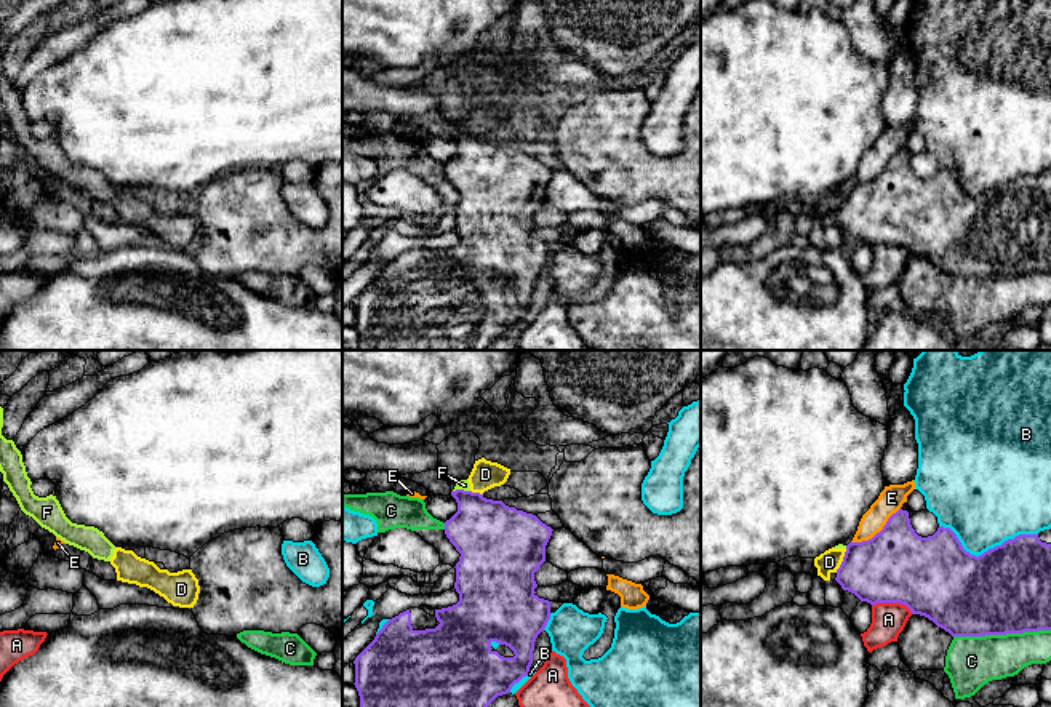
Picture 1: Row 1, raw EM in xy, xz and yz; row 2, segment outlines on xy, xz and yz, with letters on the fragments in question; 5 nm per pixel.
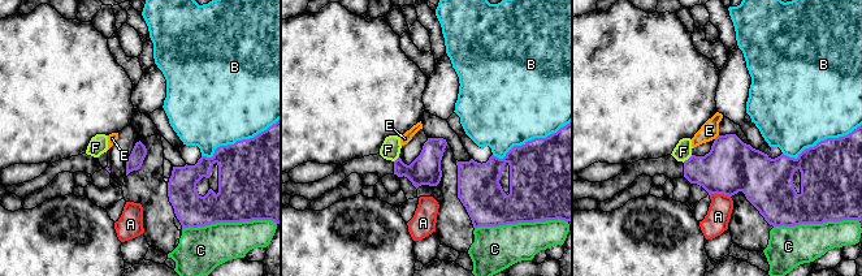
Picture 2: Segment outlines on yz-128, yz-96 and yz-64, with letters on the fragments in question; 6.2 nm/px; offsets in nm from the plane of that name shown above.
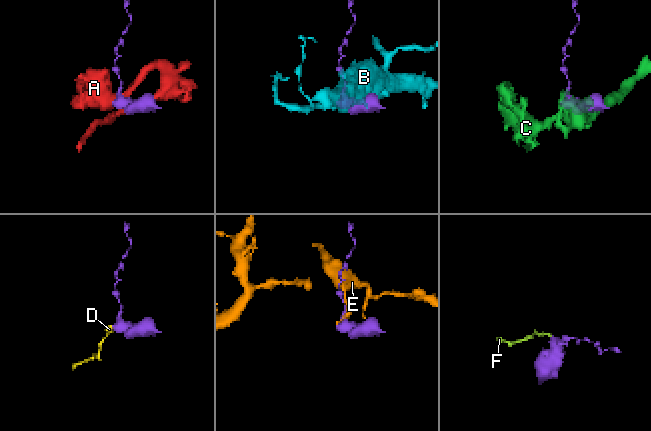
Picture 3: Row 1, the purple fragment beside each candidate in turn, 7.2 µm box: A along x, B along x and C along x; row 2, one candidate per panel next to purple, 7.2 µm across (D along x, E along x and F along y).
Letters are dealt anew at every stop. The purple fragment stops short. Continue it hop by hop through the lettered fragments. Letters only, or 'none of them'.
none of them

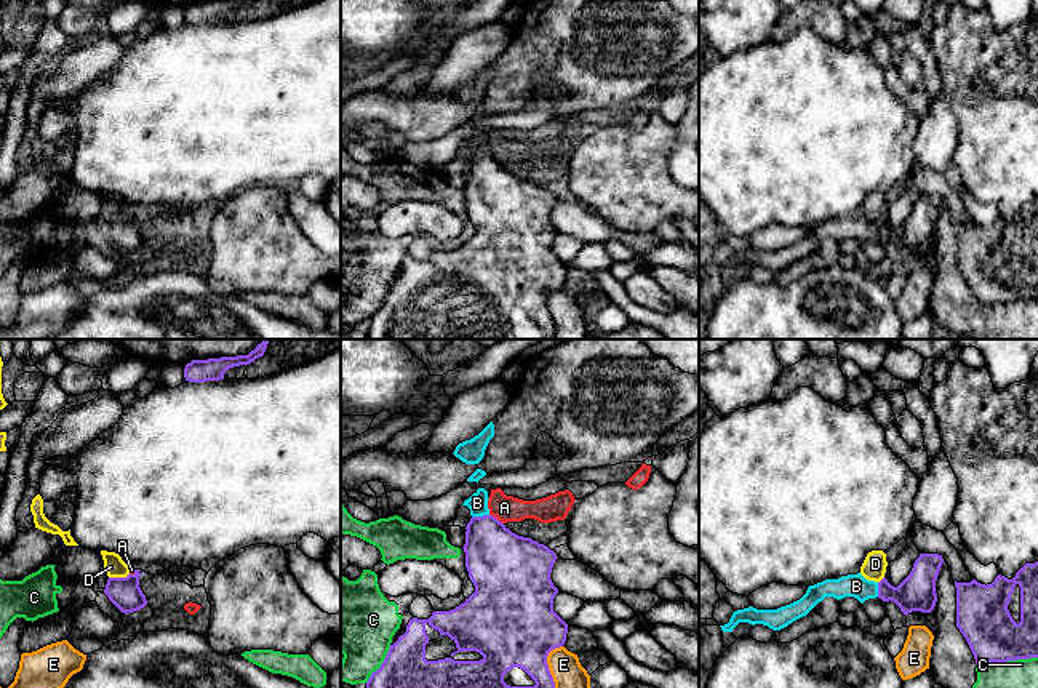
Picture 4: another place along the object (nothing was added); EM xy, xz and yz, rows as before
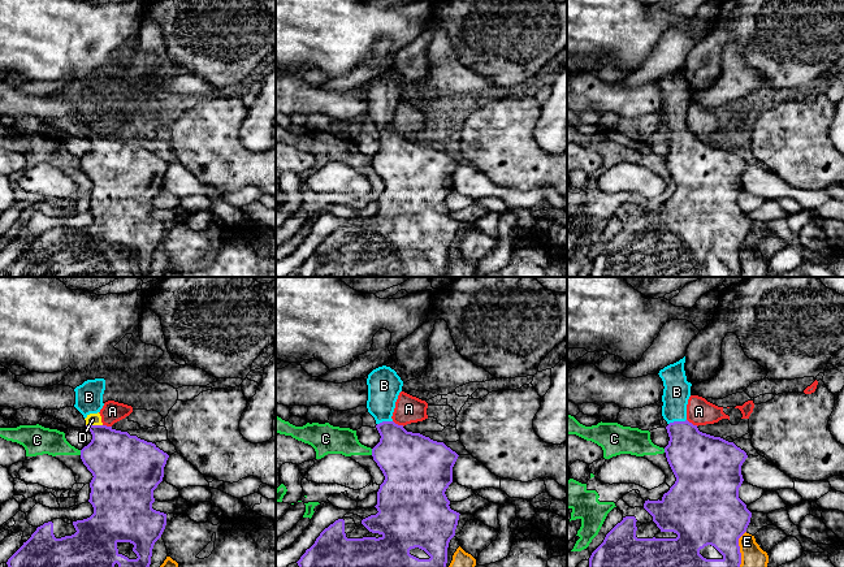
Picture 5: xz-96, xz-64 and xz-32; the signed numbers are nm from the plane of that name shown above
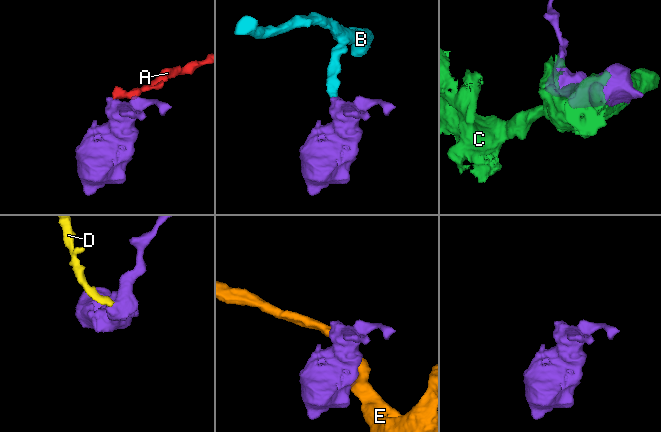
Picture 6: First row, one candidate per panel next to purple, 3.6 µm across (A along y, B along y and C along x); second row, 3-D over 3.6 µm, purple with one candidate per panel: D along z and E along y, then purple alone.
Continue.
B

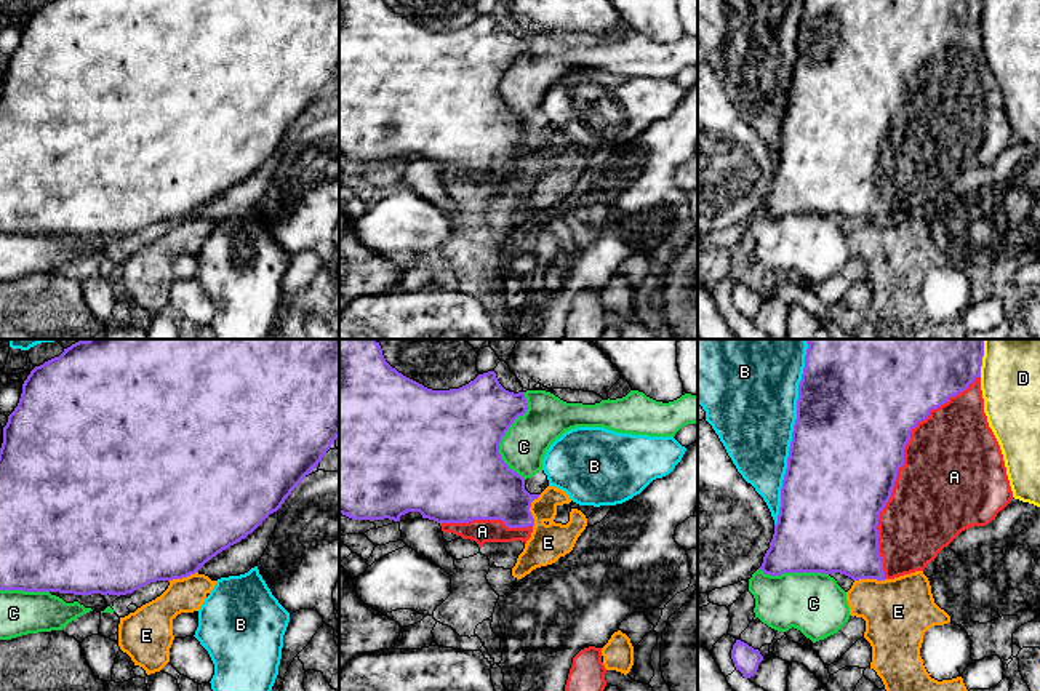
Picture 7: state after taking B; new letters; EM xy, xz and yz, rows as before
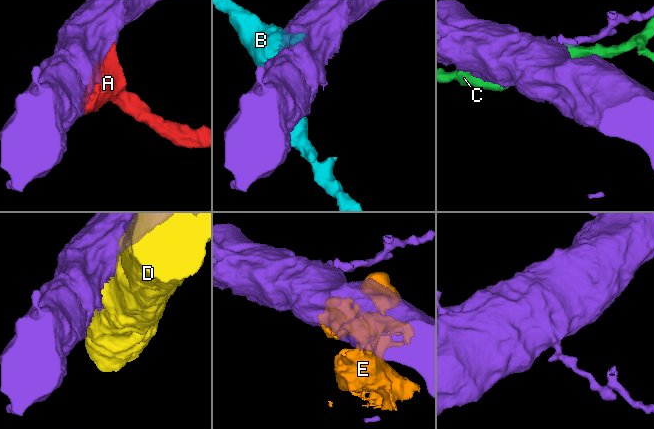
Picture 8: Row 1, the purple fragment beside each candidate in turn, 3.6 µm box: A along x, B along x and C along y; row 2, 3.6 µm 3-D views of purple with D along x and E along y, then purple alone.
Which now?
A

